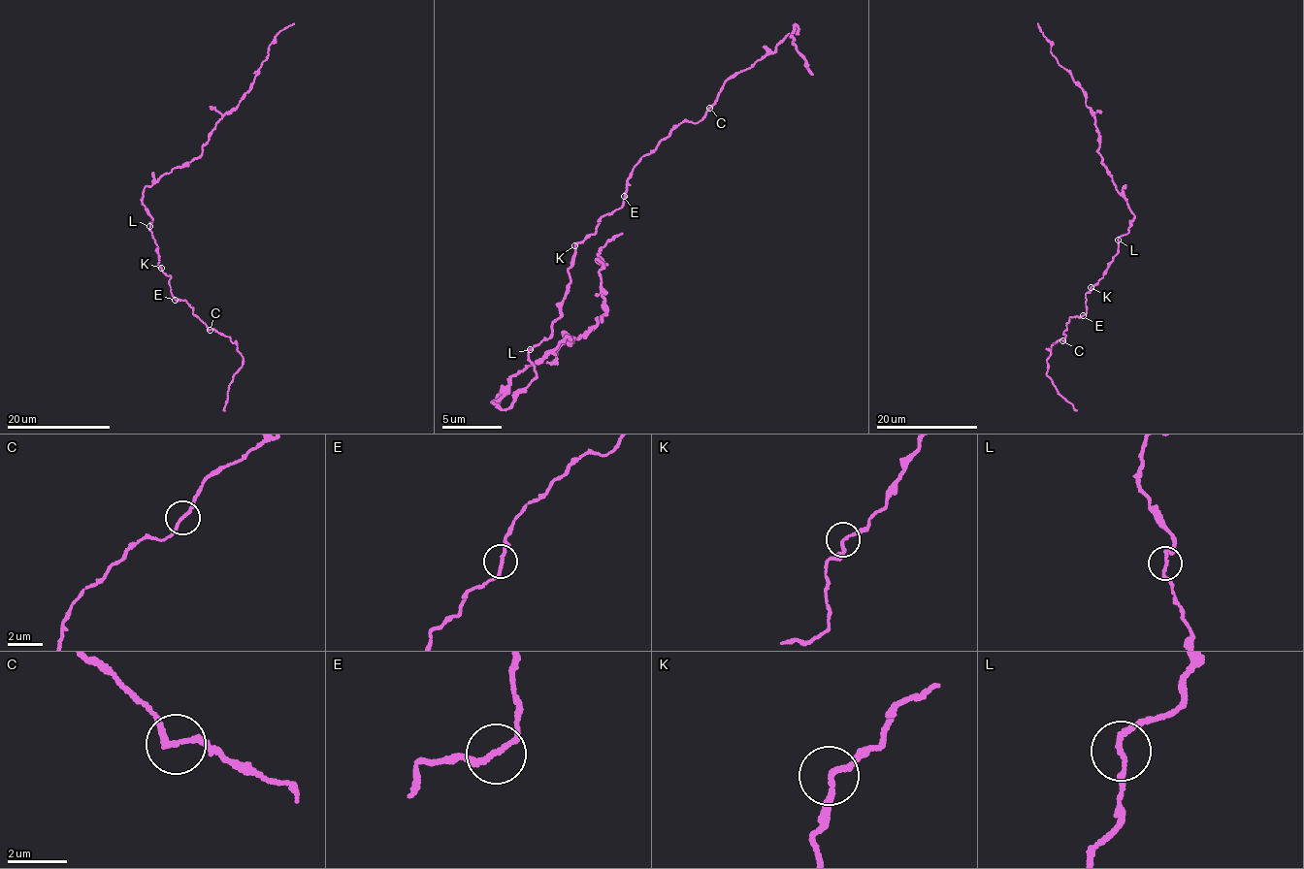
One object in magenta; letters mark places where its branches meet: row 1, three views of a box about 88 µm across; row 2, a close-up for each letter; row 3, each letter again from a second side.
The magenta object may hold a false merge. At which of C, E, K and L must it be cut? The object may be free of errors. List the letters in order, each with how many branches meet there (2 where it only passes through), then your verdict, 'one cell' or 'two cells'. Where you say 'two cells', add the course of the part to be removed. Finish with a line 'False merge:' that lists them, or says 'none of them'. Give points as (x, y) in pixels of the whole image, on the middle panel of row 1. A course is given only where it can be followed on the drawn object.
C: 2 | one cell
E: 2 | one cell
K: 2 | one cell
L: 2 | one cell
False merge: none of them

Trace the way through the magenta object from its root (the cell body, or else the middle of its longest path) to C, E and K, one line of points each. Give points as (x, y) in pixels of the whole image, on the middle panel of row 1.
C: (529, 355), (567, 299), (577, 244), (621, 208), (632, 166), (681, 122), (696, 123), (709, 108)
E: (529, 355), (528, 351), (549, 335), (567, 299), (577, 244), (621, 208), (624, 196)
K: (529, 355), (528, 351), (549, 335), (567, 299), (565, 295), (571, 277), (568, 269), (575, 251), (573, 244)

